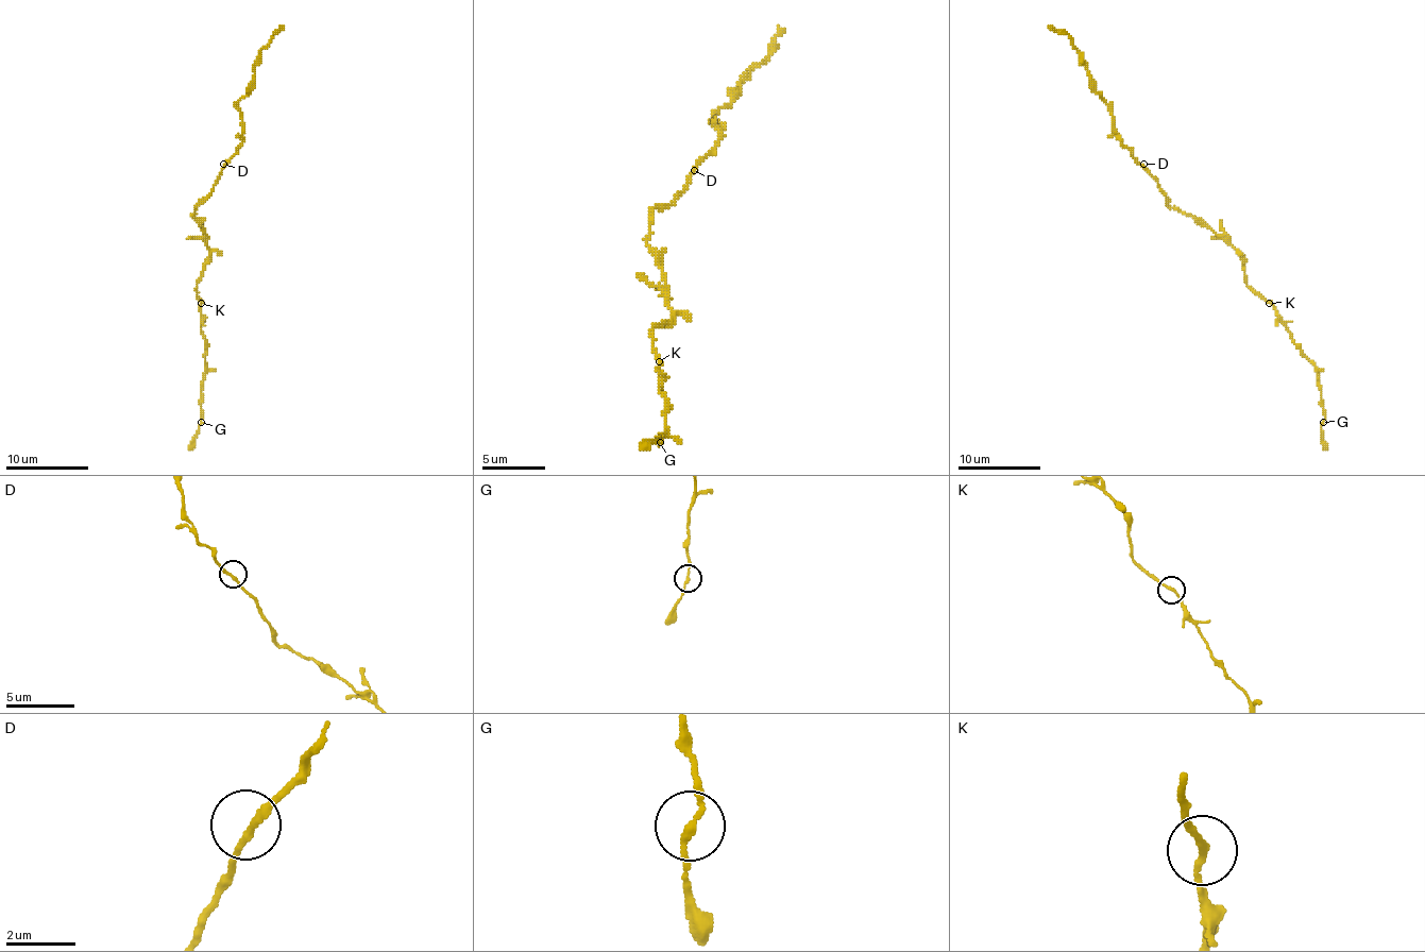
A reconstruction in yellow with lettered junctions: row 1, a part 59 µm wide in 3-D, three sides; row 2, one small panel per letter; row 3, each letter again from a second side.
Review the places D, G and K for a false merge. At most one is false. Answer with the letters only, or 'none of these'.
G

